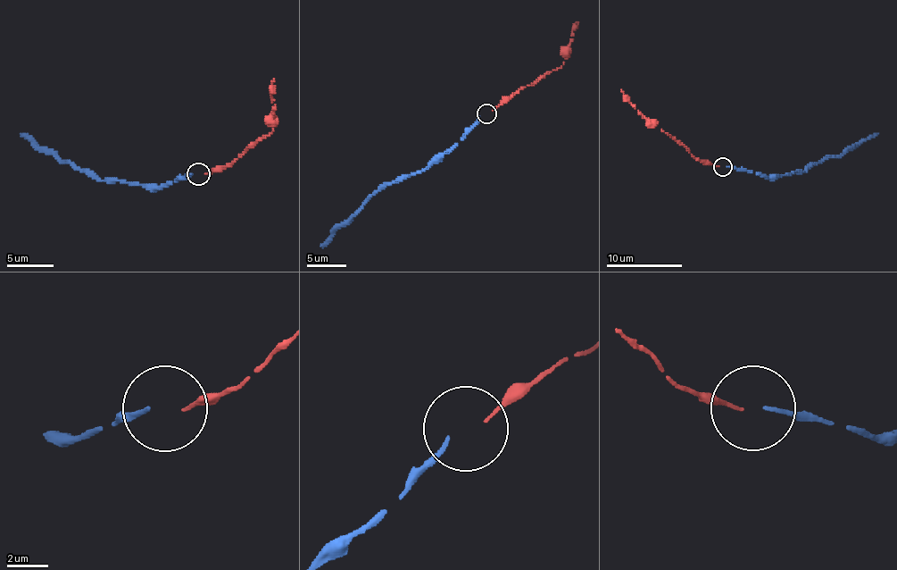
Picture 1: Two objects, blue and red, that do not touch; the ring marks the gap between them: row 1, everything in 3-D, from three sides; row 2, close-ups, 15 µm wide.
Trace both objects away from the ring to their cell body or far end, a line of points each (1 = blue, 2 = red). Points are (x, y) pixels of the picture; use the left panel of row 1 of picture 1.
1: (190, 174), (163, 187), (101, 180), (52, 154), (39, 152), (20, 134)
2: (205, 173), (229, 166), (273, 130), (274, 79)

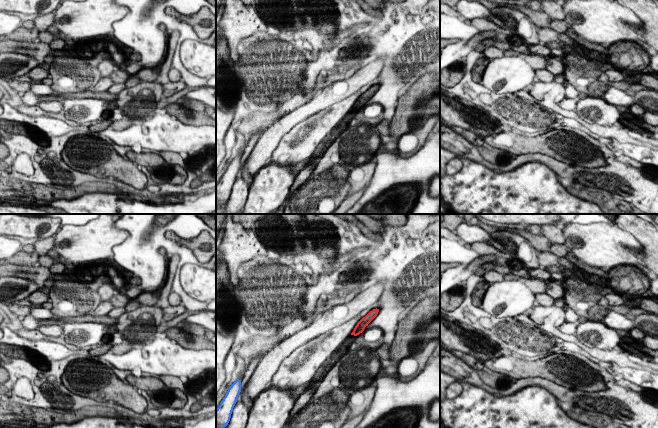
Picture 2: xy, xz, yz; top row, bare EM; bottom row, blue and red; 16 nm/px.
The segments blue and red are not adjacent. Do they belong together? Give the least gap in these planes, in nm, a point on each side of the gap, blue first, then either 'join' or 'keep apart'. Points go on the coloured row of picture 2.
1900 nm | xz (240, 380), (351, 334) | keep apart

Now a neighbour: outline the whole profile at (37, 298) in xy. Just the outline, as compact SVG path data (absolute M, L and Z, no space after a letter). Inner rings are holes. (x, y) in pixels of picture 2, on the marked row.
M35 291L33 292L29 297L28 300L34 305L34 306L40 306L45 302L49 301L49 296L41 291Z

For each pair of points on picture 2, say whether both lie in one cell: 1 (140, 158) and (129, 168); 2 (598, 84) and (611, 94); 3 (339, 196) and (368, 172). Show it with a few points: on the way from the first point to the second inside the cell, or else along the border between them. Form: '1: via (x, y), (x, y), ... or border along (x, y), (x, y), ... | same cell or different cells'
1: border along (128, 158), (137, 166) | different cells
2: border along (610, 86), (602, 97) | different cells
3: border along (351, 186), (348, 193) | different cells

